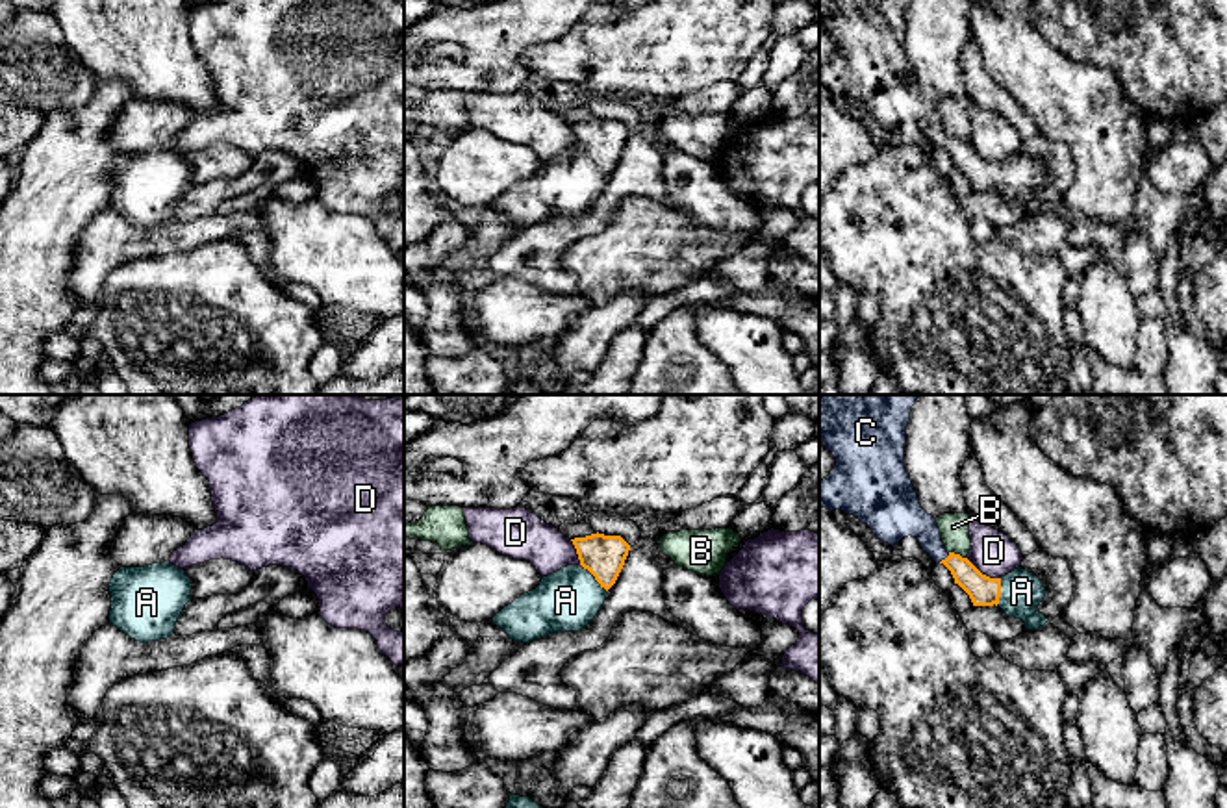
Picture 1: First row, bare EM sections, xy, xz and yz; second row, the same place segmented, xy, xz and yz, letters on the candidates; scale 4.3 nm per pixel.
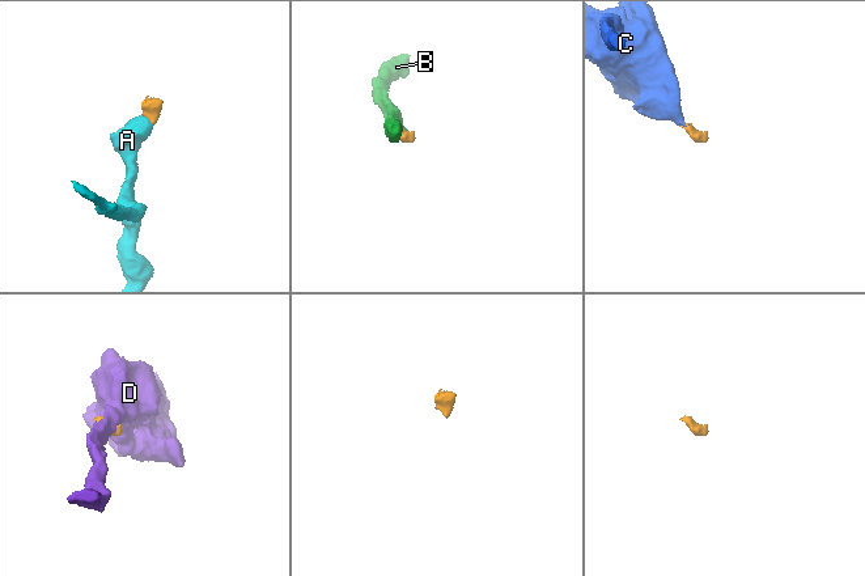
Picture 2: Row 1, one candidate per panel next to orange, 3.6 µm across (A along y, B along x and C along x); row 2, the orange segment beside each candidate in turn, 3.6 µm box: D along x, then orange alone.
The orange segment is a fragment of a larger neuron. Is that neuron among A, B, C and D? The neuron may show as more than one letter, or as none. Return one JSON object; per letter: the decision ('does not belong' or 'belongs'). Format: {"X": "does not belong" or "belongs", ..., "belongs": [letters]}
{"A": "belongs", "B": "does not belong", "C": "belongs", "D": "does not belong", "belongs": ["A", "C"]}

